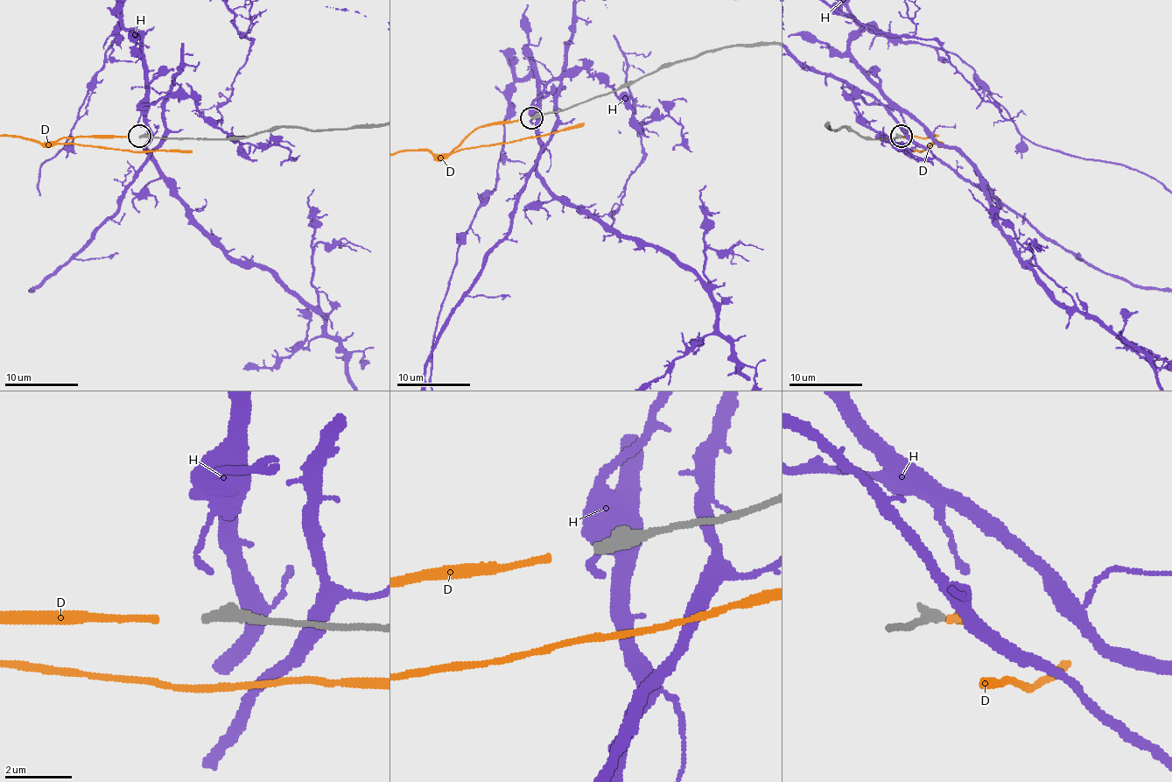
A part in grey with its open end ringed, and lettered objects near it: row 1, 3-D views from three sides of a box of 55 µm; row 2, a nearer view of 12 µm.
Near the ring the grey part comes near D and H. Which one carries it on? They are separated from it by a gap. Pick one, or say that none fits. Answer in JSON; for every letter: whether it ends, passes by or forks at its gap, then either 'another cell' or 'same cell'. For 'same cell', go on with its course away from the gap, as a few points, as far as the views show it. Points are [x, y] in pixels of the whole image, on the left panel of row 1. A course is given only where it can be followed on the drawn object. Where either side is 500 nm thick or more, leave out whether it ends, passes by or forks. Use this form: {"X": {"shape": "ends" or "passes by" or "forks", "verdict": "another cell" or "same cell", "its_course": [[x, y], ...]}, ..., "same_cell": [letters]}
{"D": {"shape": "ends", "verdict": "same cell"}, "H": {"shape": "ends", "verdict": "another cell"}, "same_cell": ["D"]}

